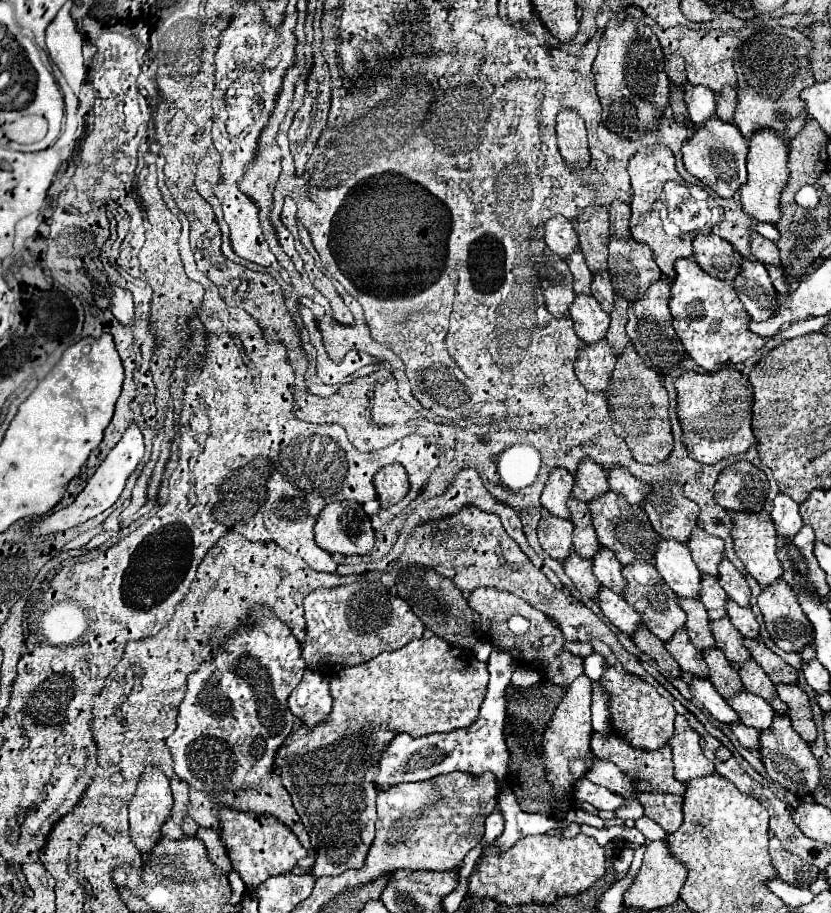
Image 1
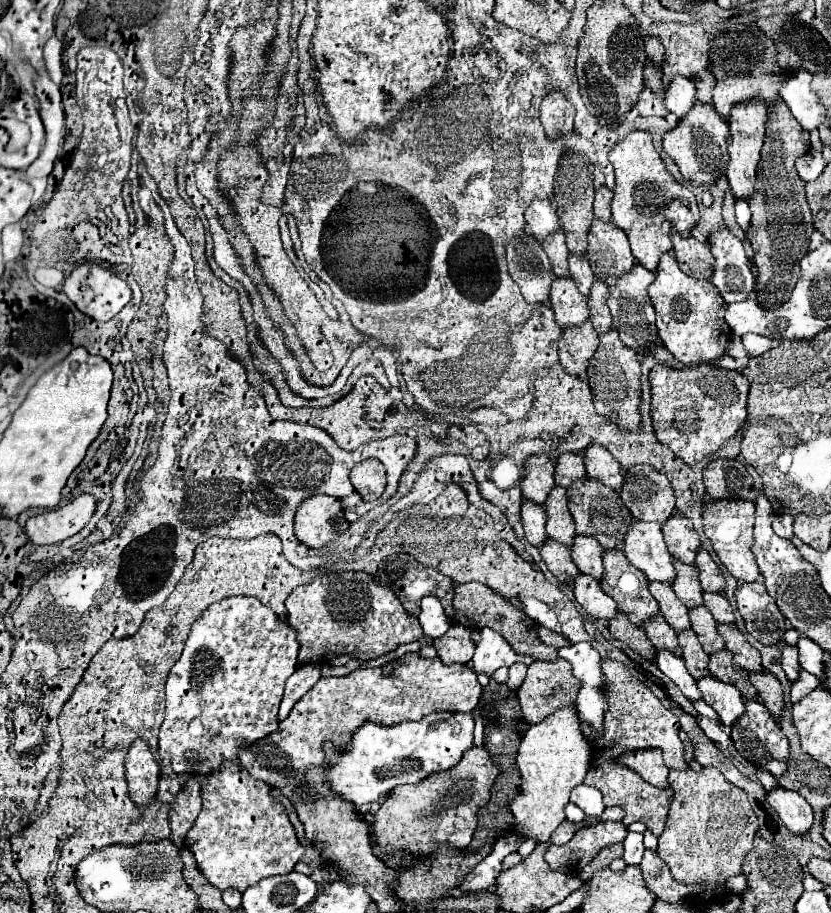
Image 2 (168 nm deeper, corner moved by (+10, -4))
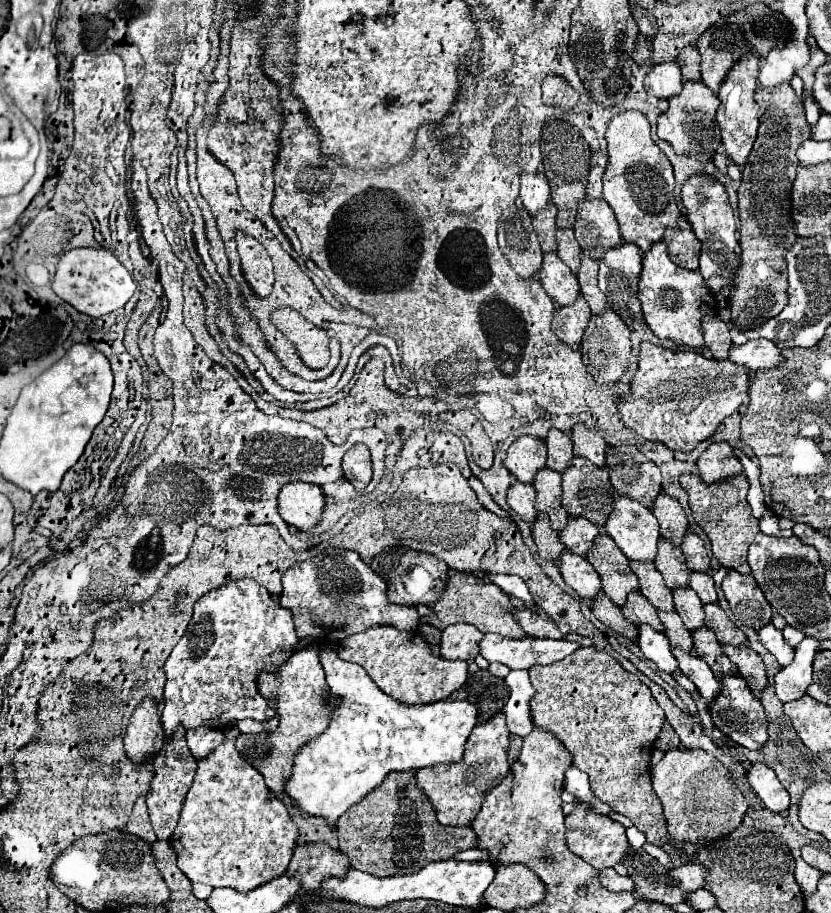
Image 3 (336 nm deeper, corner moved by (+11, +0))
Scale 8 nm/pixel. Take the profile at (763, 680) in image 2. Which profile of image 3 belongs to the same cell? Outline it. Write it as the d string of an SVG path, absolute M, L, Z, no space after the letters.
M722 646L722 650L730 658L730 662L738 668L740 676L748 682L754 696L758 696L762 688L766 688L768 684L762 658L750 646Z

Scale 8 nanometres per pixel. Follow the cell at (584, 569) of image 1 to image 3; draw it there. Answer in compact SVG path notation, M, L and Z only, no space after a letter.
M538 514L534 524L532 524L532 538L538 546L538 554L540 558L558 562L558 554L562 554L562 550L566 546L562 546L558 532L550 526L550 520L546 518L546 514Z

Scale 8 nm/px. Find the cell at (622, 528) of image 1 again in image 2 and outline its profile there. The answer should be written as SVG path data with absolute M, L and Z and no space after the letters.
M587 478L587 482L577 482L575 486L567 488L567 498L569 498L569 510L575 520L575 532L583 536L595 538L603 550L615 550L621 548L625 542L625 534L629 526L633 524L633 516L623 504L619 492L603 486L601 482L595 482Z

